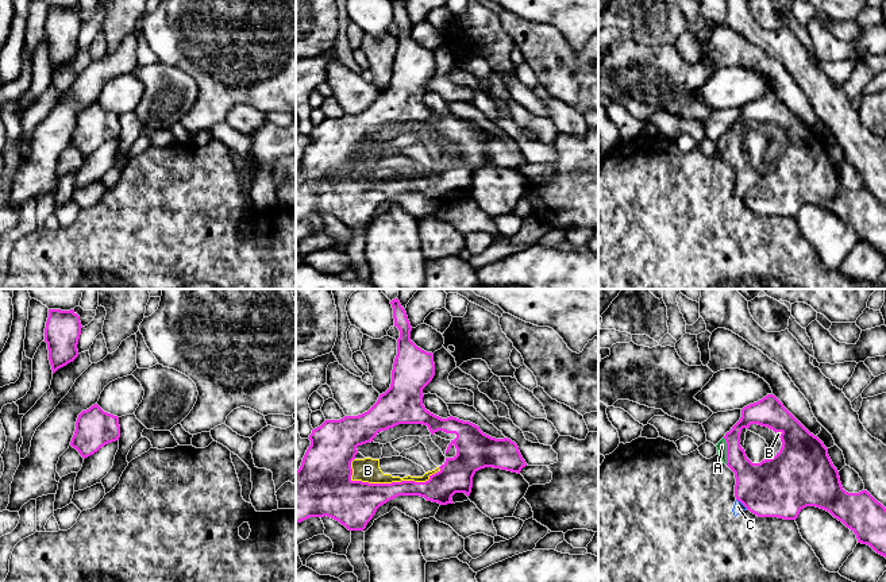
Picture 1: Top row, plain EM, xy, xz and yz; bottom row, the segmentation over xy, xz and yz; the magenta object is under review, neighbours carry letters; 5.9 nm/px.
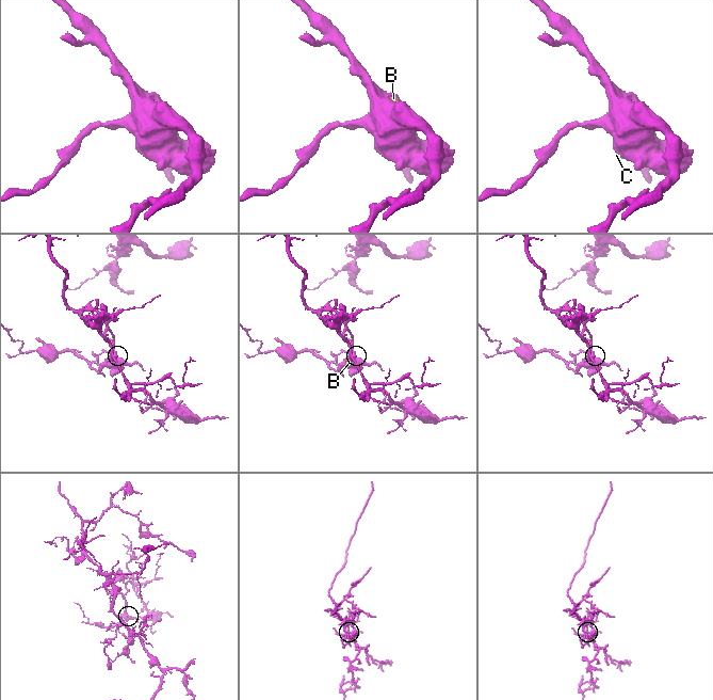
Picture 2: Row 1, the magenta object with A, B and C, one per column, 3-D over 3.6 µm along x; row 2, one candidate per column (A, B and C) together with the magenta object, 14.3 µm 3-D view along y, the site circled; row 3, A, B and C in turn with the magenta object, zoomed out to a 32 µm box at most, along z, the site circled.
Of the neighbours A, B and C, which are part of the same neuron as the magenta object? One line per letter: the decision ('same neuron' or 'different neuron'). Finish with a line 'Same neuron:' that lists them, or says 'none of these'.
A: same neuron
B: same neuron
C: different neuron
Same neuron: A, B

